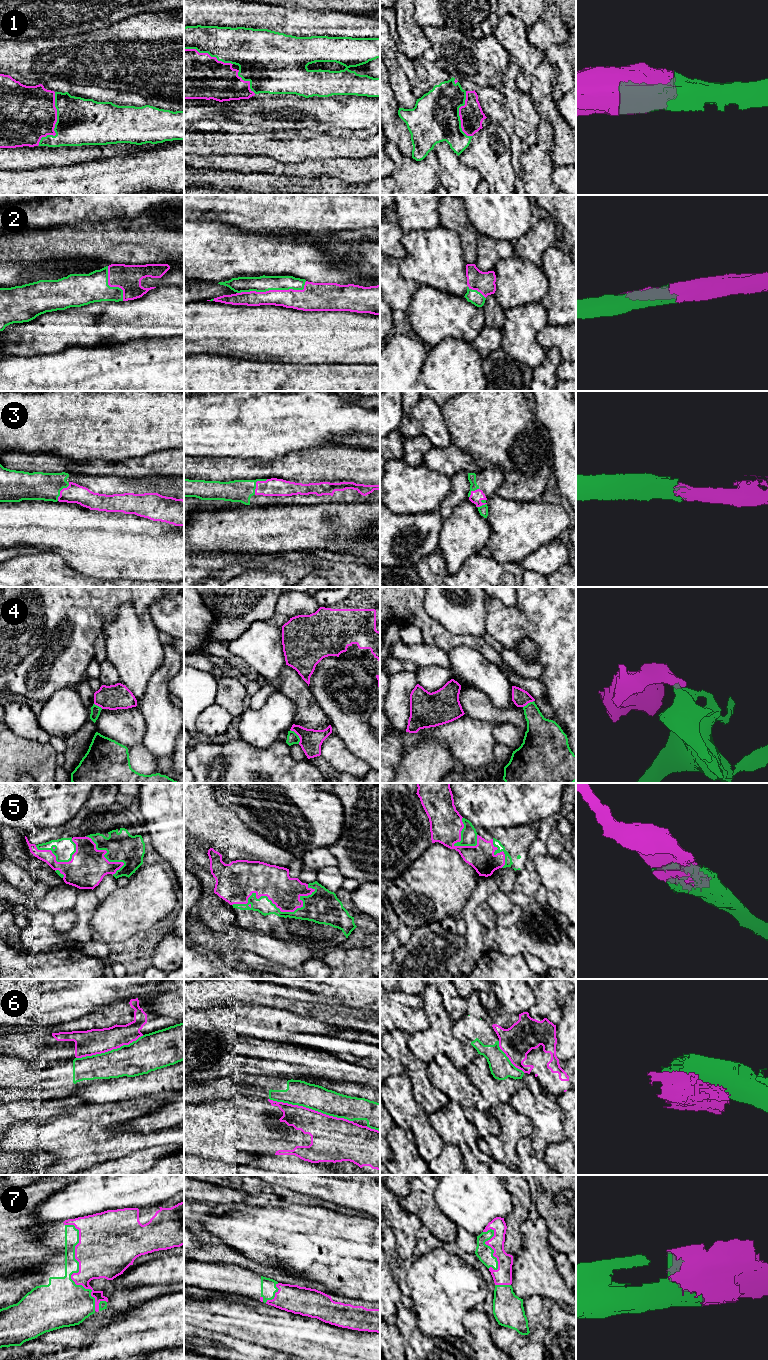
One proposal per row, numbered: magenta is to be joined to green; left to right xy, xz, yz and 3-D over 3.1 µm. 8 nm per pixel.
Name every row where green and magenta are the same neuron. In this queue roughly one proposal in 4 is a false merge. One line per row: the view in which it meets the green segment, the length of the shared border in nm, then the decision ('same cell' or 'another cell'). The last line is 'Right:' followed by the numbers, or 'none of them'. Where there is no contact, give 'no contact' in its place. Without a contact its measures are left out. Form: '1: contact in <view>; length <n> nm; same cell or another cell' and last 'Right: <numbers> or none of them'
1: contact in xy; length 440 nm; same cell
2: contact in xz; length 550 nm; same cell
3: contact in xz; length 170 nm; same cell
4: contact in xz; length 140 nm; another cell
5: contact in xz; length 700 nm; same cell
6: contact in xz; length 700 nm; another cell
7: contact in xy; length 750 nm; same cell
Right: 1, 2, 3, 5, 7

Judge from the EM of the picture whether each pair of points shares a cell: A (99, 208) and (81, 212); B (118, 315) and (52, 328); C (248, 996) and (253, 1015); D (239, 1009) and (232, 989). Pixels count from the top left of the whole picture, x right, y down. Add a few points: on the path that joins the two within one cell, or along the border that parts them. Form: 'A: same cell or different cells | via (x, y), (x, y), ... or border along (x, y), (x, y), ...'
A: same cell | via (95, 208), (85, 208)
B: same cell | via (102, 324), (98, 327), (68, 328)
C: different cells | border along (230, 1005), (242, 1002), (273, 1008)
D: different cells | border along (230, 1005), (234, 1002), (242, 1002), (260, 1006)

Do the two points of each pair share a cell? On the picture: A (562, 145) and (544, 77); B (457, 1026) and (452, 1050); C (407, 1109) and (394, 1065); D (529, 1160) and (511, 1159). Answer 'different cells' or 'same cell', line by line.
A: same cell
B: different cells
C: different cells
D: different cells

